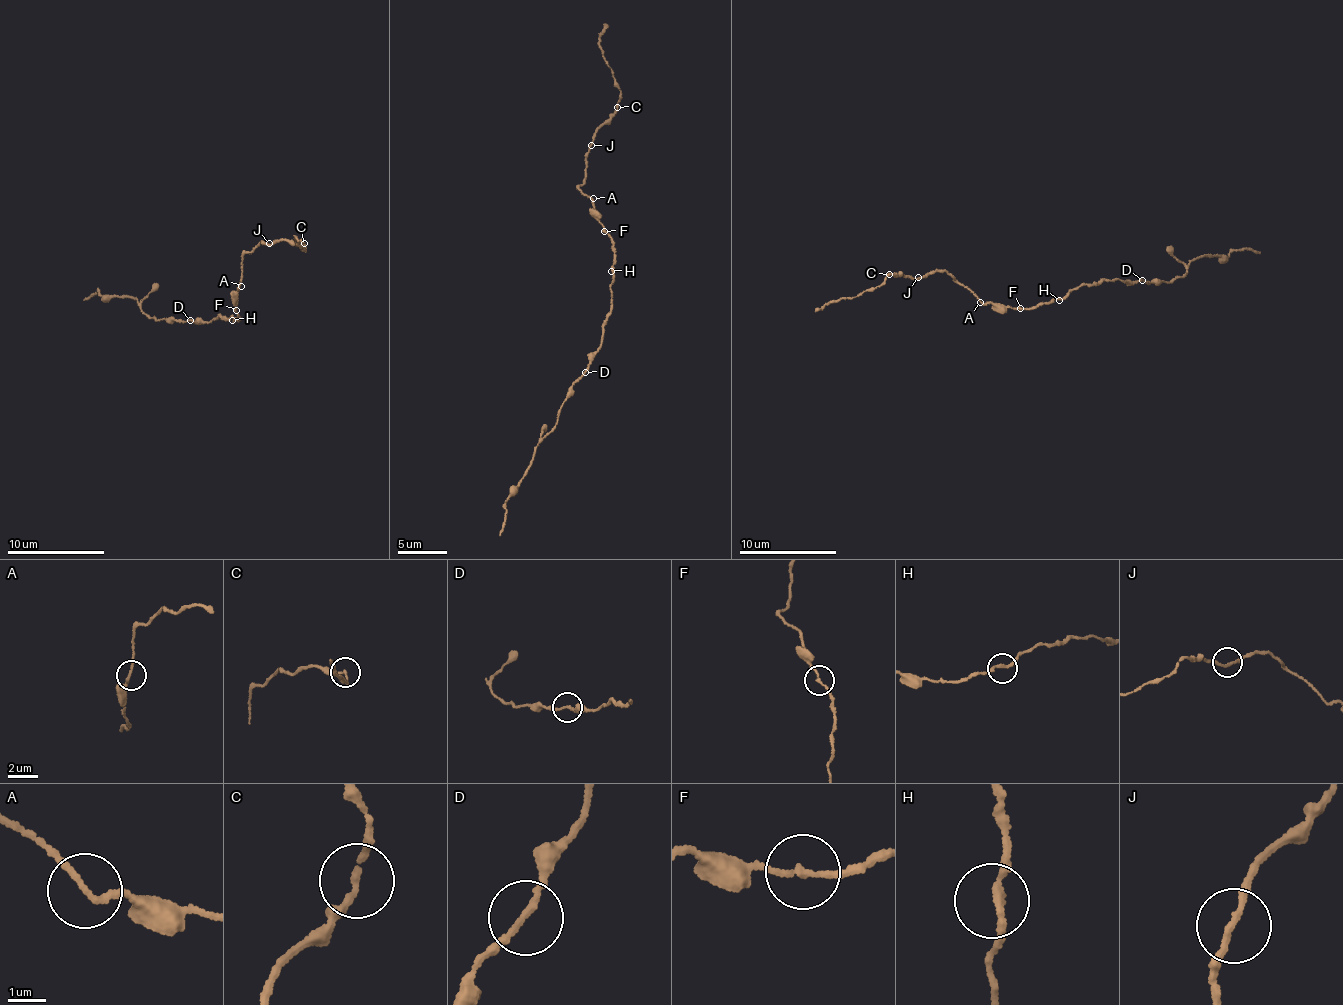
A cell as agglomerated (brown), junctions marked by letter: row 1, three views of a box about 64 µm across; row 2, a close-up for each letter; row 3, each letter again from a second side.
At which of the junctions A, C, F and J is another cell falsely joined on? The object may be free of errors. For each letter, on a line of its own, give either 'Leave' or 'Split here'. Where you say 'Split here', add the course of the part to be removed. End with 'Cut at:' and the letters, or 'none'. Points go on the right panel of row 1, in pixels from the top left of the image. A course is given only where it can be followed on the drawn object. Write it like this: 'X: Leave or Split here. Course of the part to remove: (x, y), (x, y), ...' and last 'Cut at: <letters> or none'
A: Leave
C: Leave
F: Leave
J: Leave
Cut at: none

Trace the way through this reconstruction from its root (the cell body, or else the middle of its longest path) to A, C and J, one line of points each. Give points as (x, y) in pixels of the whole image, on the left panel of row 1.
A: (235, 320), (240, 317), (237, 317), (235, 301), (241, 286)
C: (235, 320), (240, 317), (235, 301), (243, 277), (243, 254), (262, 240), (270, 244), (284, 238), (304, 243)
J: (235, 320), (240, 317), (237, 317), (235, 301), (243, 277), (242, 255), (258, 246), (262, 240), (269, 243)

